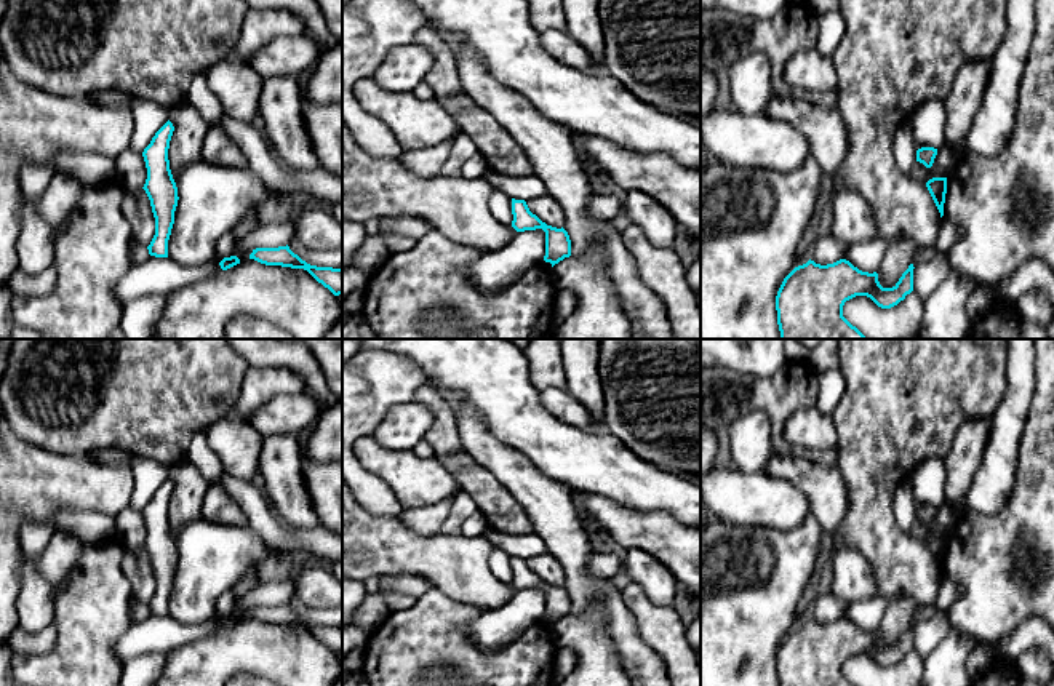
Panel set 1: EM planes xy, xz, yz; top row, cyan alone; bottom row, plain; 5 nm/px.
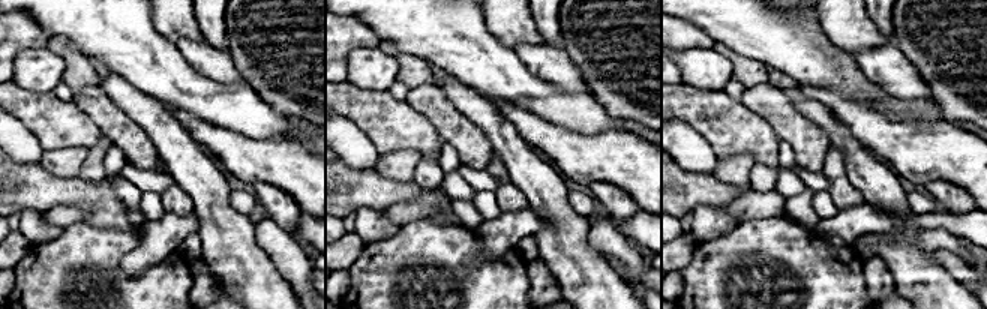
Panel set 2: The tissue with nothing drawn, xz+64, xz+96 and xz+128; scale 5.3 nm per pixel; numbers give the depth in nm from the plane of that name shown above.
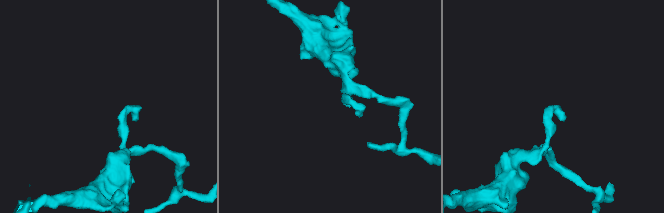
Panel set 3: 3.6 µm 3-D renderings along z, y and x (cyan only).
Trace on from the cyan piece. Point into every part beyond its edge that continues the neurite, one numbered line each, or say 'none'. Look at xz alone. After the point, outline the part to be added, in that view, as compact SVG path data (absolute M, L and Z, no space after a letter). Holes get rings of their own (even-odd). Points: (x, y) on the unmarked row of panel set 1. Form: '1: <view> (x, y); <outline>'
none

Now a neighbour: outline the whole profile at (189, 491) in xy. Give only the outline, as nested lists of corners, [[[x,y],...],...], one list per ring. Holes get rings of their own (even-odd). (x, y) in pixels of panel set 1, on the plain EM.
[[[189,459],[170,467],[168,478],[174,485],[168,507],[170,528],[174,537],[181,526],[202,515],[208,481],[200,477]]]

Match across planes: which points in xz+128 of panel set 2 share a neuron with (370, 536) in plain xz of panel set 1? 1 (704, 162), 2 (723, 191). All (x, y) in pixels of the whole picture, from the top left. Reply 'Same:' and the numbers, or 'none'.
Same: 2

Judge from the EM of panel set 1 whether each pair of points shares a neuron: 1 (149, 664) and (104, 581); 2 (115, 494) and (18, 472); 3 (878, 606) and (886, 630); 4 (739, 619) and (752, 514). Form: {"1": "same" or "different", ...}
{"1": "different", "2": "same", "3": "different", "4": "different"}

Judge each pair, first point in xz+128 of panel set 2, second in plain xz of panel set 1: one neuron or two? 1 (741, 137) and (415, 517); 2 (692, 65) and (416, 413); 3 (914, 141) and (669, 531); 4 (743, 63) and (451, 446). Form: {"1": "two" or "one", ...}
{"1": "two", "2": "one", "3": "one", "4": "one"}

